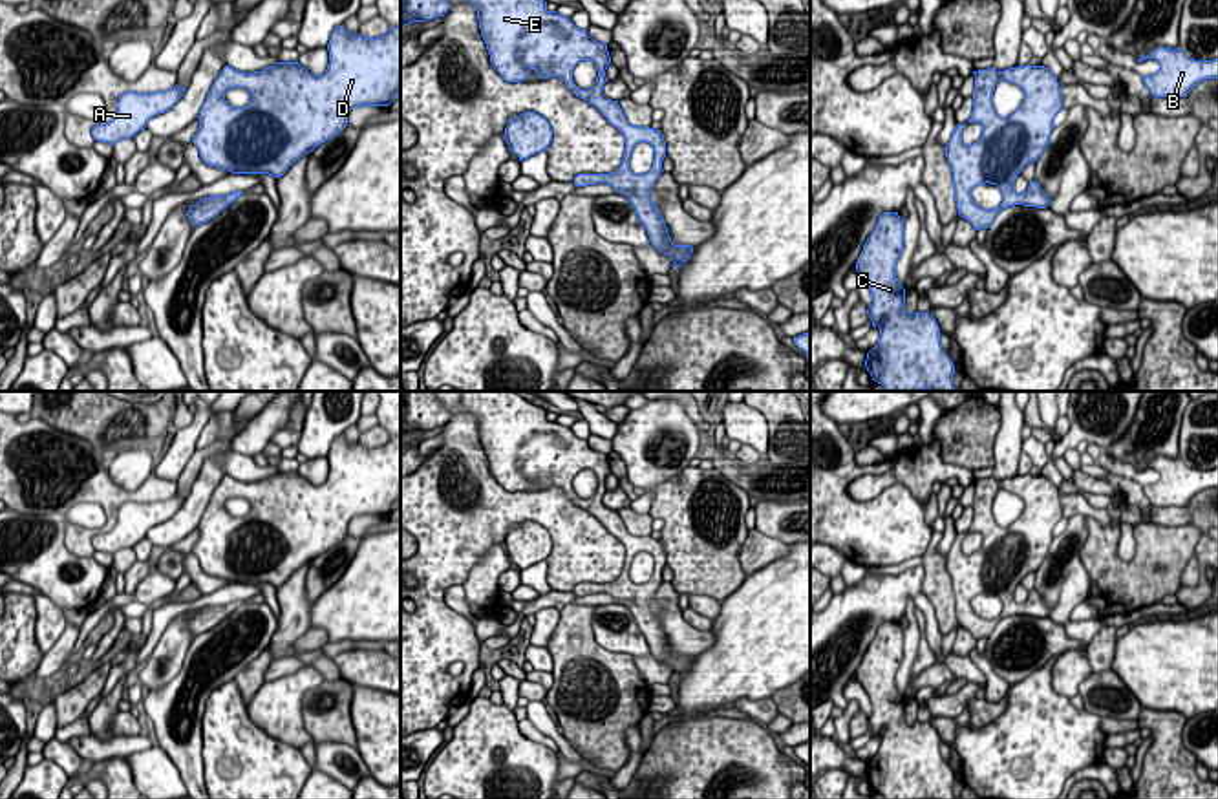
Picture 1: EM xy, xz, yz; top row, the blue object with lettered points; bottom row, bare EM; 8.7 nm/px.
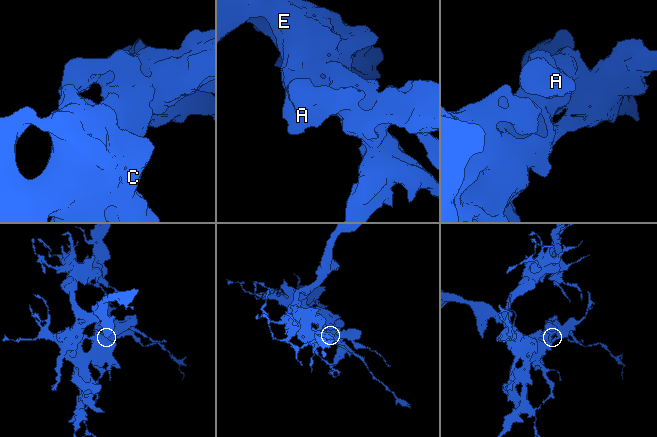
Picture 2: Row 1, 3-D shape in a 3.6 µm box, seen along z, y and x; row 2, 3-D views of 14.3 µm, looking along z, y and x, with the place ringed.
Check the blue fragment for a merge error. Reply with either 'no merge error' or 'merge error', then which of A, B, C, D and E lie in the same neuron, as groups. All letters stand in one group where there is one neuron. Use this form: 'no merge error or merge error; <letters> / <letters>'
no merge error; A B C D E

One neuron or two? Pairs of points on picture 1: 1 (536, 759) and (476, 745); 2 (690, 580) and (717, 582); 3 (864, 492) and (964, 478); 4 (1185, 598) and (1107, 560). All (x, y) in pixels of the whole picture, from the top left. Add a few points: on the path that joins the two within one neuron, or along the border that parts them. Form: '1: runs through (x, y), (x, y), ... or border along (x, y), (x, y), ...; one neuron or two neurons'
1: runs through (522, 759), (505, 745), (491, 745); one neuron
2: runs through (697, 580), (710, 580); one neuron
3: runs through (889, 478), (900, 472), (939, 472); one neuron
4: border along (1180, 582), (1173, 595); two neurons

